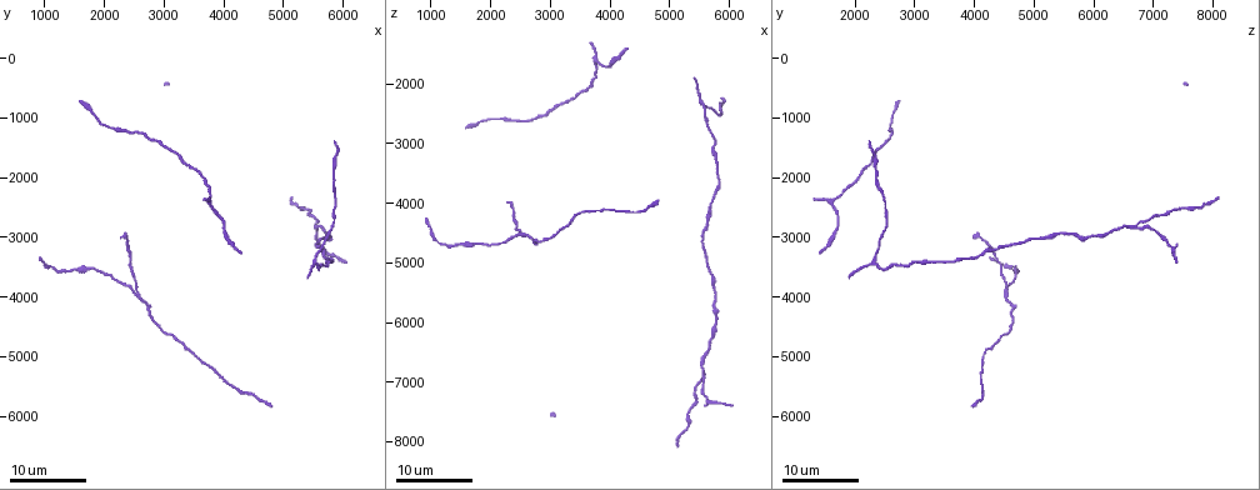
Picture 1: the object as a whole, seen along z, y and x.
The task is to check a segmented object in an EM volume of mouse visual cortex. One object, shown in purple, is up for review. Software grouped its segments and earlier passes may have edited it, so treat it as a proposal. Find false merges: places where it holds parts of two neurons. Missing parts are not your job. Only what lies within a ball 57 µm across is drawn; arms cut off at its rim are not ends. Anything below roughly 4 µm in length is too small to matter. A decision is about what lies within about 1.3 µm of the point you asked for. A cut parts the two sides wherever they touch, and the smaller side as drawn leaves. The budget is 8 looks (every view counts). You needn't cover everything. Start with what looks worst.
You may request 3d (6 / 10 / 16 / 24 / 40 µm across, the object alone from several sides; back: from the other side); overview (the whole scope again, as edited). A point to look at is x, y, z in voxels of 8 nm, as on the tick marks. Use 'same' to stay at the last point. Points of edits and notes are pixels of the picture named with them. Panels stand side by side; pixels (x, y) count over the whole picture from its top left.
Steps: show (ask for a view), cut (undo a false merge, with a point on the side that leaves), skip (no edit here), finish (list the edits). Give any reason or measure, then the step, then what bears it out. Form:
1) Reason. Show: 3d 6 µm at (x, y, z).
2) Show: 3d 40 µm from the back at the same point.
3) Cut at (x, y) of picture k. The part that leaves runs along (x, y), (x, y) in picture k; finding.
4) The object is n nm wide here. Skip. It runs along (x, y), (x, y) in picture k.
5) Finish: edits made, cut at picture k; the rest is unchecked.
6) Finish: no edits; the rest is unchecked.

Three arms meet. Show: 3d 24 µm at (2500, 3900, 4500).

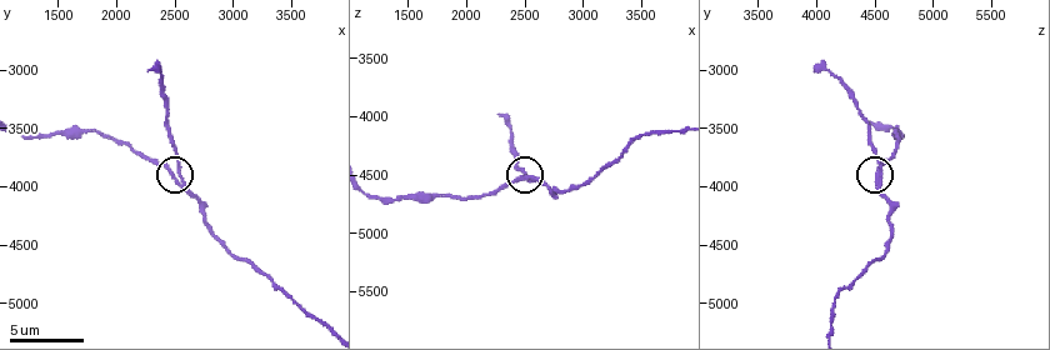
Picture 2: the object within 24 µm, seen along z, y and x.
Show: 3d 6 µm at (2460, 3920, 4540).

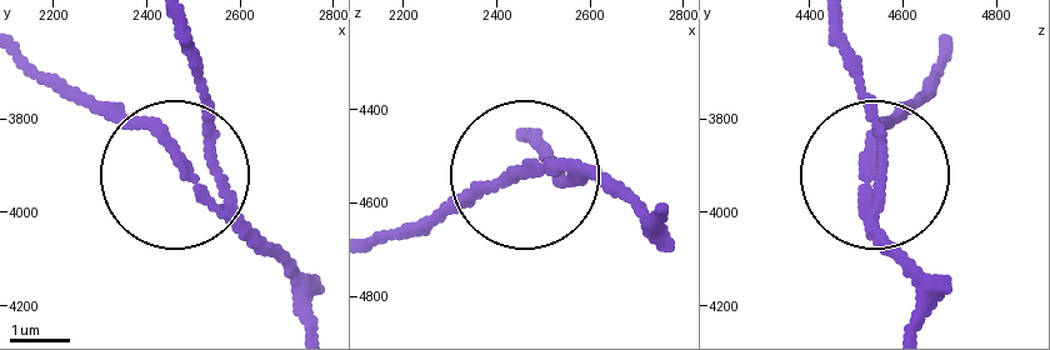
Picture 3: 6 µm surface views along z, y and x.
3 arms meet here. Cut at (204, 126) of picture 3. The part that leaves runs along (230, 199), (176, 25) in picture 3; a second neuron is stuck on.

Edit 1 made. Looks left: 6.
Show: overview.

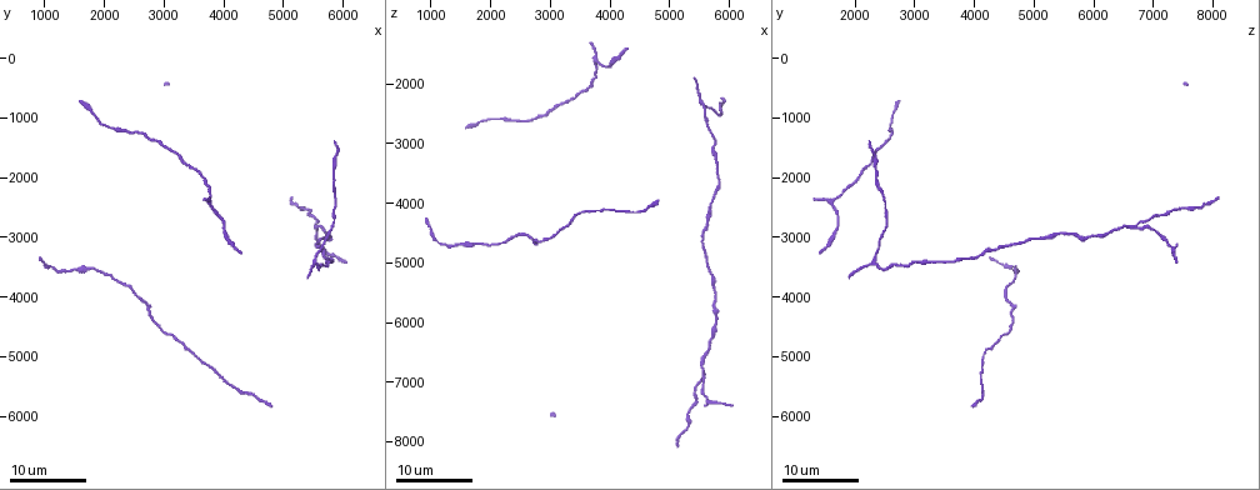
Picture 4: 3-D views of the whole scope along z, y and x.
A fork. Show: 3d 24 µm at (5550, 2850, 6900).

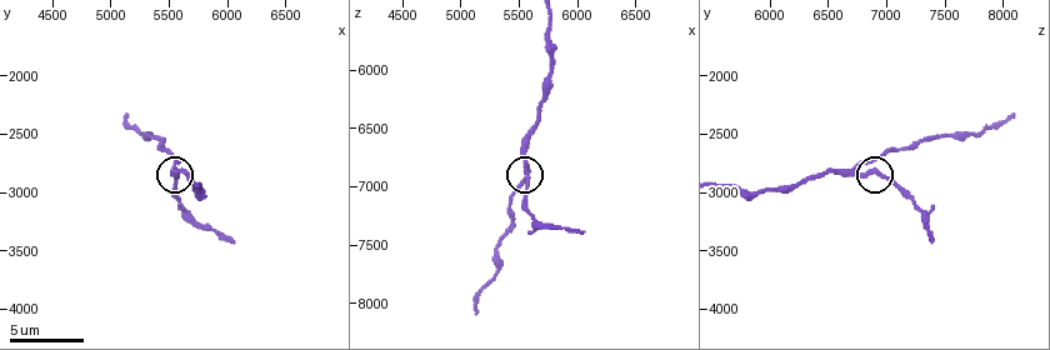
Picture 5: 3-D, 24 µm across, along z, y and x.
Zoom in. Show: 3d 10 µm at (5540, 2840, 6880).

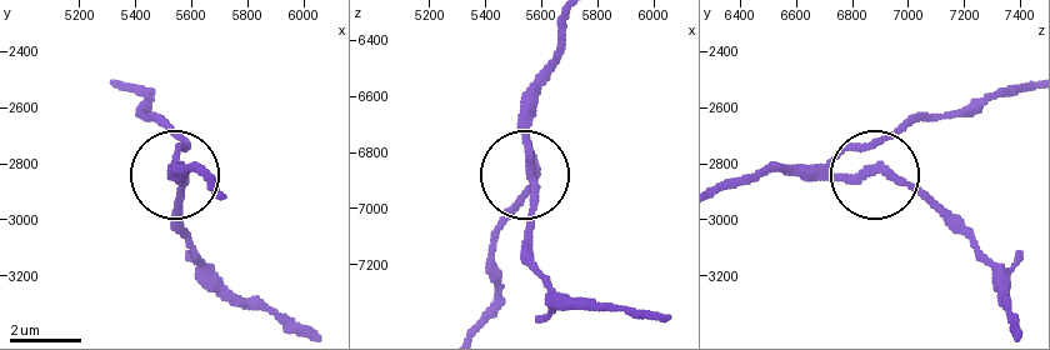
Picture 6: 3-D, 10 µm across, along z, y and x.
The object is 190 nm wide here. Skip. It runs along (565, 24), (529, 131), (529, 254) in picture 6; continuous, no second neuron.

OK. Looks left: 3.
Calibre changes. Show: 3d 16 µm at (1820, 3520, 4680).

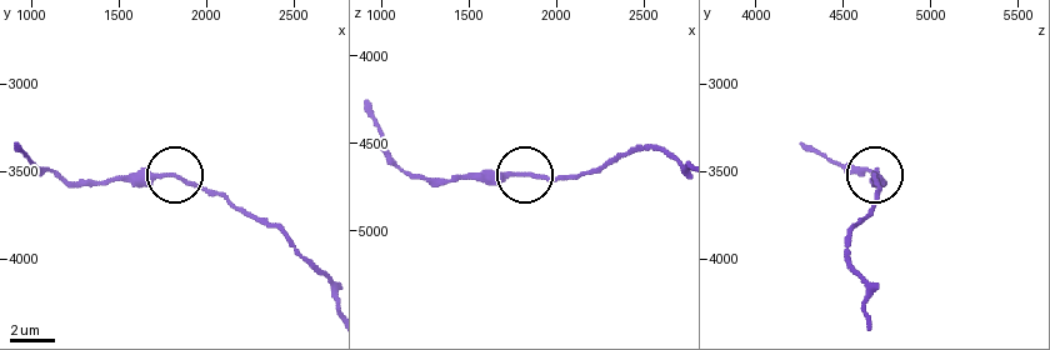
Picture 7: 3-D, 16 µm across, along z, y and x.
The object is 170 nm wide here. Skip. One neuron here.

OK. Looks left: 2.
Finish: edits made, cut at picture 3; the rest is unchecked.

